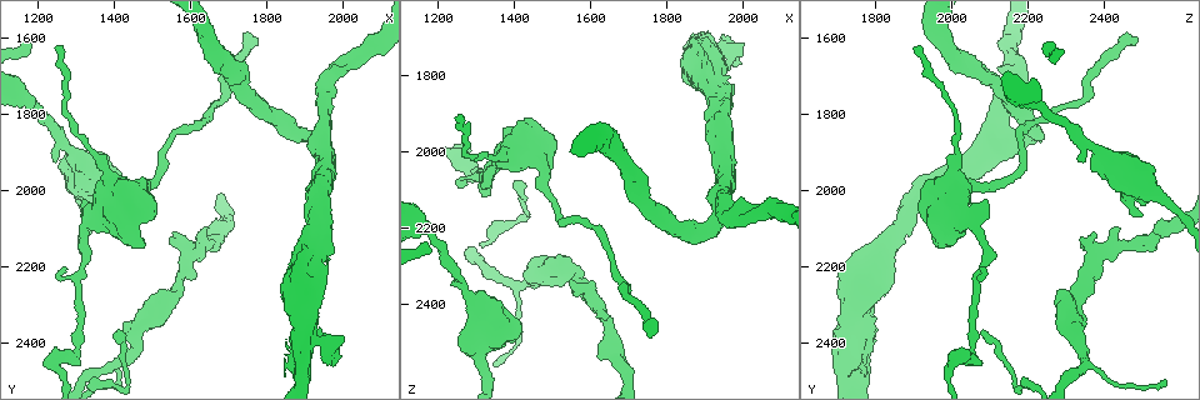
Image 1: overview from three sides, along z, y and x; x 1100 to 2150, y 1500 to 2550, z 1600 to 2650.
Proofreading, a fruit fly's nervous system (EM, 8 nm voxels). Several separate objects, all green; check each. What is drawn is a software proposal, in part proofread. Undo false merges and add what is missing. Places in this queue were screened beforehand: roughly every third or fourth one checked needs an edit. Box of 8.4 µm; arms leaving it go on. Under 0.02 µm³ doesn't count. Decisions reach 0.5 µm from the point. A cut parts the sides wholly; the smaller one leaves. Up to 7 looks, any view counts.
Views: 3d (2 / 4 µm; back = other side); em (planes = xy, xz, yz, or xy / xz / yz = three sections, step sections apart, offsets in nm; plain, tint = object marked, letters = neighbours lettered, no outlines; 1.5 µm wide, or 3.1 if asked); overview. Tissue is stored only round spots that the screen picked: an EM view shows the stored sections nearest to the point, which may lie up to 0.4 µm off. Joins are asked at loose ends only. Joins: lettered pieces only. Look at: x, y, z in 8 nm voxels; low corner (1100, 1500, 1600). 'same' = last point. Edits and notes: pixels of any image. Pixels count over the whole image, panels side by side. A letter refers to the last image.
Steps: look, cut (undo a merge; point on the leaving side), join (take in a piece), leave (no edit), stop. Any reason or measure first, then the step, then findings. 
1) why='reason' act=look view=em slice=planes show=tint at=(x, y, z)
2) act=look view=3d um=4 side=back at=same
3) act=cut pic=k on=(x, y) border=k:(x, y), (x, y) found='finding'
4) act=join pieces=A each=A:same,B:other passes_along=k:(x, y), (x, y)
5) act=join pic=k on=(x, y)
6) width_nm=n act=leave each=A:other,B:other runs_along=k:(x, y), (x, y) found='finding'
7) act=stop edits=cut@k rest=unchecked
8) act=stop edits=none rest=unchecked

why='a fork' act=look view=em slice=planes show=tint at=(1350, 2090, 2040)

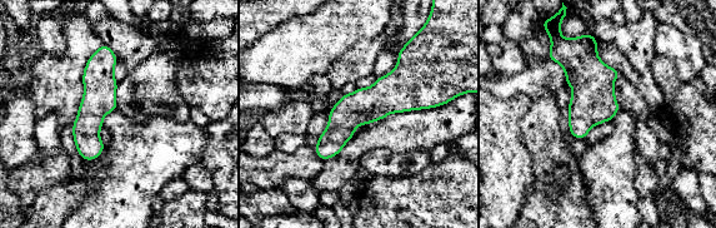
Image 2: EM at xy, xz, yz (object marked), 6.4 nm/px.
act=look view=em slice=planes show=letters at=same

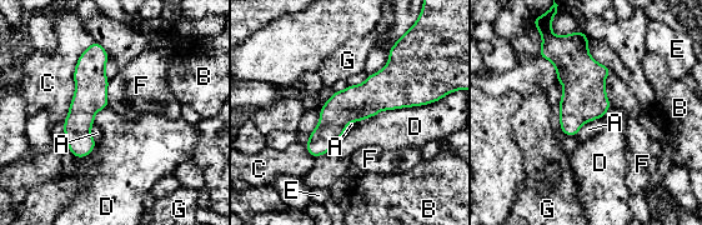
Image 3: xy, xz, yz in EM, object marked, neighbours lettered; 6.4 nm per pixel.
width_nm=220 act=leave each=A:other,B:other,C:other,D:other,E:other,F:other,G:other border=3:(601, 118), (586, 121), (573, 136) found='all the same neuron'

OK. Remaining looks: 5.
why='branch stops here' act=look view=em slice=yz step=8 show=letters at=(1390, 2060, 2500)

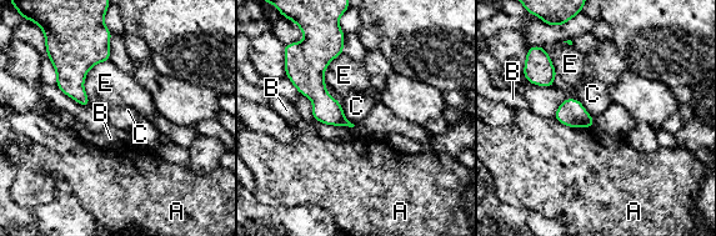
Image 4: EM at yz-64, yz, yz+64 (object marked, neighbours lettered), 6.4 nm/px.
act=look view=em slice=planes show=letters at=same

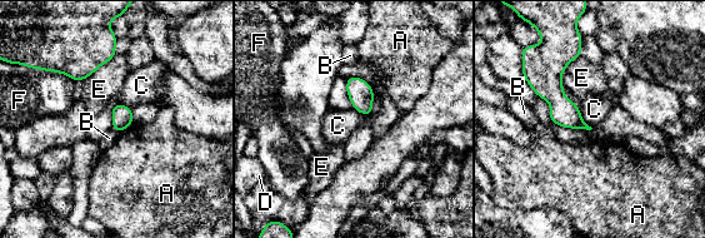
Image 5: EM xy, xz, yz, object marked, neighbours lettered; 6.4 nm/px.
act=leave each=A:other,B:other,C:other,D:other,E:other,F:other border=5:(578, 107), (581, 118), (593, 128) found='none of them fits'

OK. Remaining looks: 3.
why='sudden change in width' act=look view=em slice=planes show=plain at=(1260, 2485, 1995)

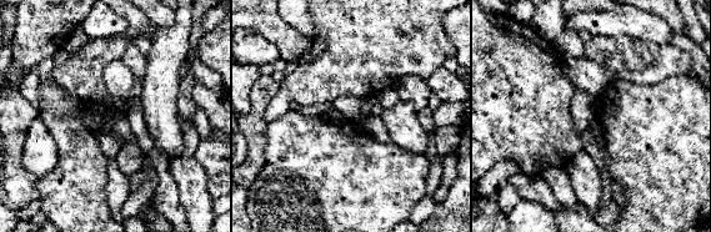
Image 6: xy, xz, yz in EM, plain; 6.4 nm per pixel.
act=look view=em slice=planes show=letters at=same

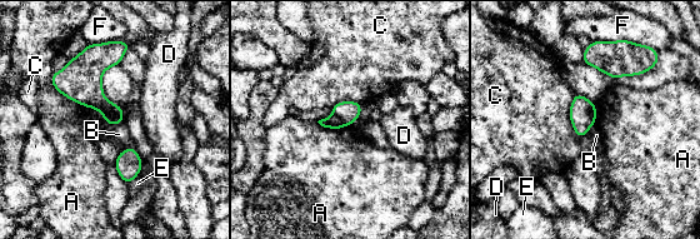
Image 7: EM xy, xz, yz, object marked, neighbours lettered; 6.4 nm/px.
act=cut pic=7 on=(349, 111) each=A:other,B:other,C:other,D:other,E:other,F:other found='a second neuron is stuck on'

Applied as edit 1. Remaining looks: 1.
act=stop edits=cut@7 rest=unchecked

